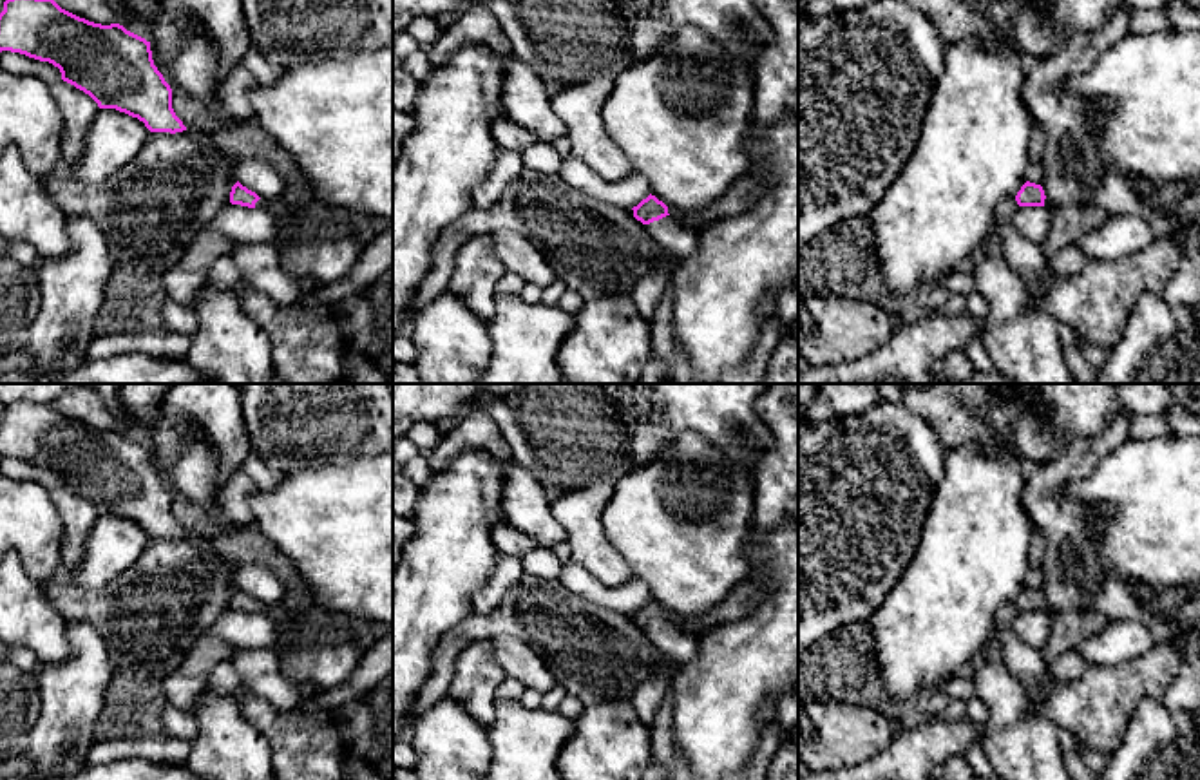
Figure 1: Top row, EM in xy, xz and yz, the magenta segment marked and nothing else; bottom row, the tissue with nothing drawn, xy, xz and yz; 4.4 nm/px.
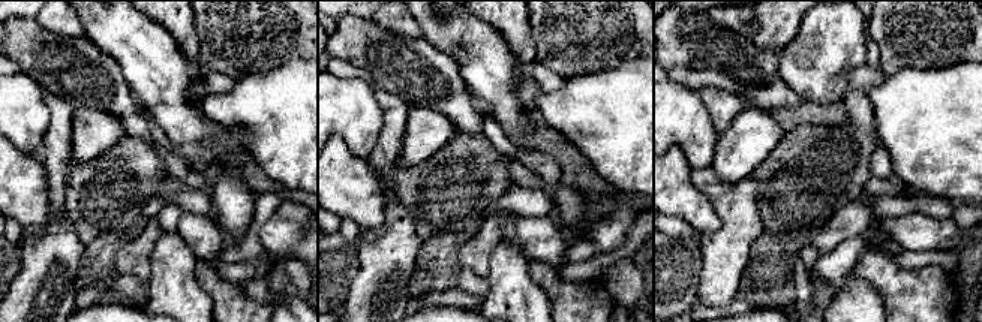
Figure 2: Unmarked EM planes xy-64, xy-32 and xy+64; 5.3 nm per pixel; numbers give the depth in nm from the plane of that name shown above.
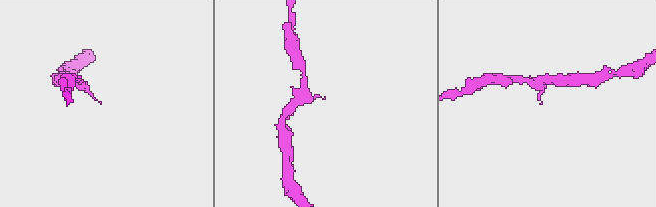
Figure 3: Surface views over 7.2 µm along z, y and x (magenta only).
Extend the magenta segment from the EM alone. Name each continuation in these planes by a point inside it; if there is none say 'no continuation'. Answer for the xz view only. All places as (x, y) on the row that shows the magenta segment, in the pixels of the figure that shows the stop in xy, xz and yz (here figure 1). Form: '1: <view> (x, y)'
1: xz (666, 232)

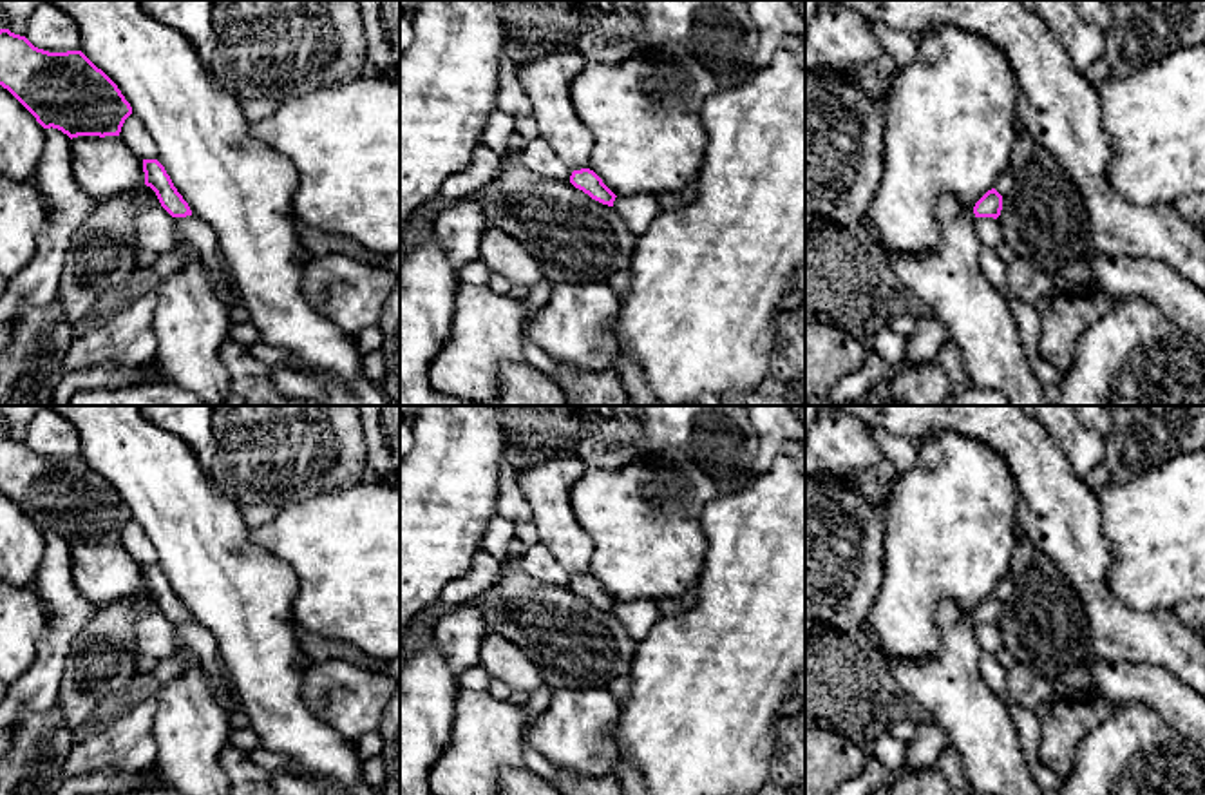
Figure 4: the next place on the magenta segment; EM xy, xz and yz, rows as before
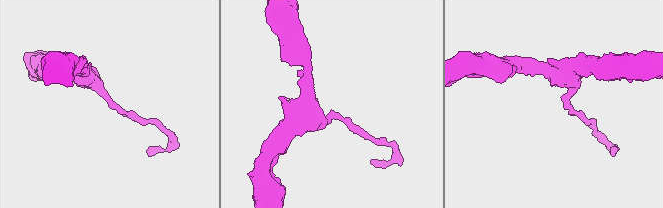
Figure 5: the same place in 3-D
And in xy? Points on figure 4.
no continuation

